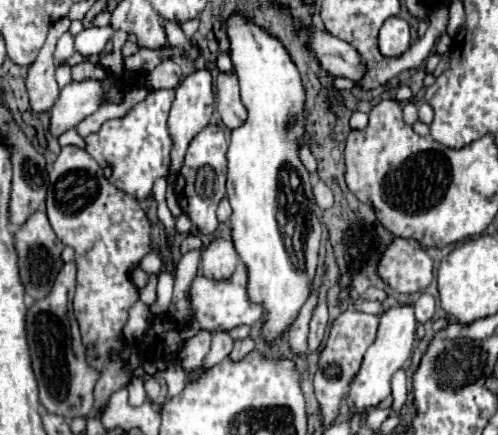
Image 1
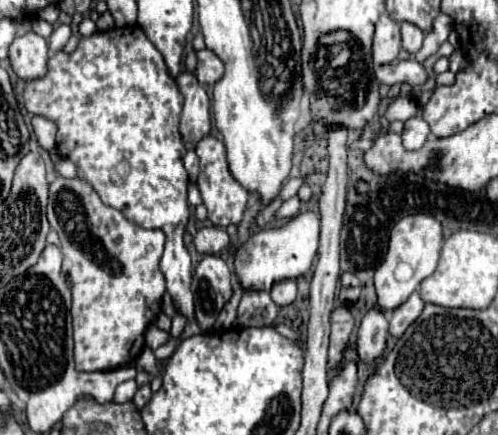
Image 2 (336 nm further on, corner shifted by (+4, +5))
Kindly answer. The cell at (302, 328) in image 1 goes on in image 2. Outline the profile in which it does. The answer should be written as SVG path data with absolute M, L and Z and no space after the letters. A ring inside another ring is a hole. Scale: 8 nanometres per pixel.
M248 289L242 295L236 323L240 327L264 327L264 325L272 325L276 315L278 315L278 307L270 299L268 291Z

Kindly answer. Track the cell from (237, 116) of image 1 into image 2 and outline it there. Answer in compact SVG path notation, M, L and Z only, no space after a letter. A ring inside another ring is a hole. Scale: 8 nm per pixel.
M210 49L196 51L196 57L198 57L198 67L196 67L198 81L202 85L214 85L224 75L224 63Z

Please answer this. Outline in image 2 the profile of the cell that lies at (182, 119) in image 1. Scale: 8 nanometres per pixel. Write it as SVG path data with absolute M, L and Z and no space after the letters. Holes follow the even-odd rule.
M182 71L176 77L178 89L184 95L184 109L180 117L180 135L186 149L194 149L200 139L210 133L210 99L194 73Z

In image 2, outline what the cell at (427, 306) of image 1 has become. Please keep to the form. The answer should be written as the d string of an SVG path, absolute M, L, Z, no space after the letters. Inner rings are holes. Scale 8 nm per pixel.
M414 291L408 297L408 301L404 301L400 307L396 307L390 313L390 329L388 329L388 333L392 337L402 337L404 331L408 329L408 325L412 325L418 319L422 309L424 309L424 301L422 301L420 293Z

